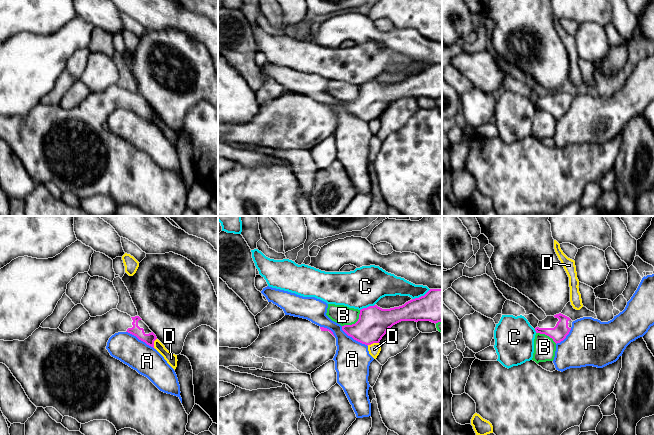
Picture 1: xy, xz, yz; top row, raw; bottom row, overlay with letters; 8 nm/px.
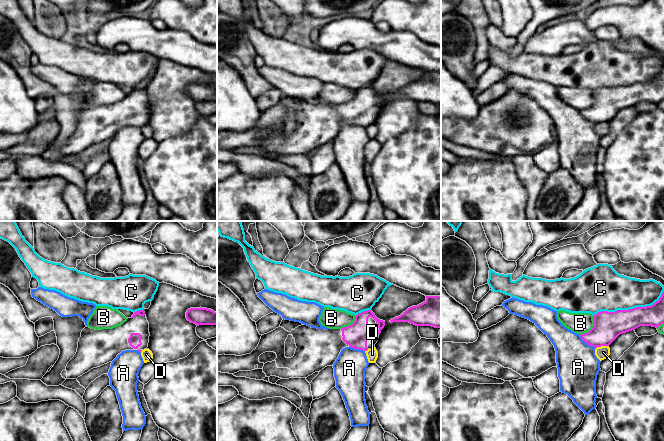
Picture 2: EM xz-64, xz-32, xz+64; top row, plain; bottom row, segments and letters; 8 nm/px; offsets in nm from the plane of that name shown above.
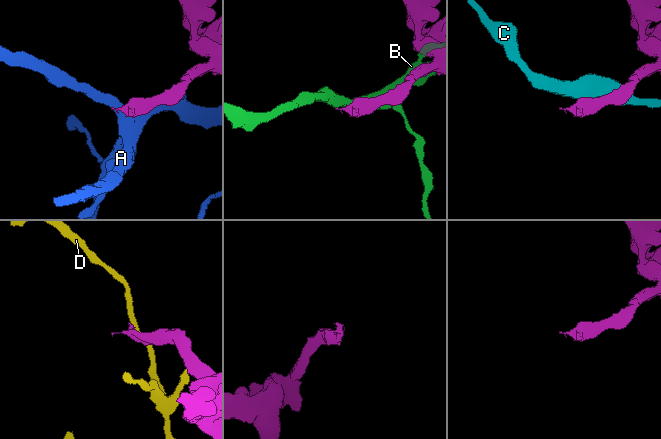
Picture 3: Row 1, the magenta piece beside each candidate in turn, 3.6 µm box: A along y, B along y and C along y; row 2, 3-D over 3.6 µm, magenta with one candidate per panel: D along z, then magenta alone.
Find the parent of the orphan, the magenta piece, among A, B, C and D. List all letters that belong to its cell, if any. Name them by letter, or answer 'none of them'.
none of them

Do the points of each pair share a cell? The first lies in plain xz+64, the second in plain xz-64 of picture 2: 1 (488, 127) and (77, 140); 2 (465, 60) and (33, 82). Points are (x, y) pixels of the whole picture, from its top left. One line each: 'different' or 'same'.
1: same
2: same

